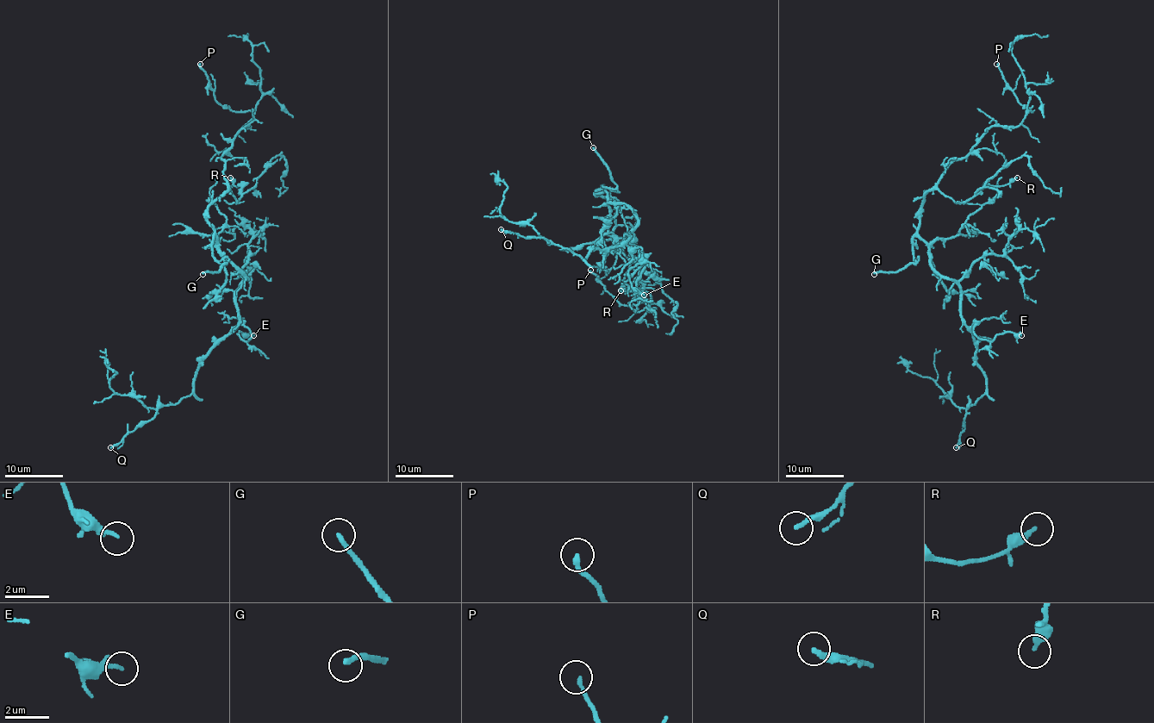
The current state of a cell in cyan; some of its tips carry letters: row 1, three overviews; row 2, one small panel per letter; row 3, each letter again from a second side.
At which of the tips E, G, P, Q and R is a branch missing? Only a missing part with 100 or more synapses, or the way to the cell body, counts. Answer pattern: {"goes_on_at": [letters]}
{"goes_on_at": ["G"]}

